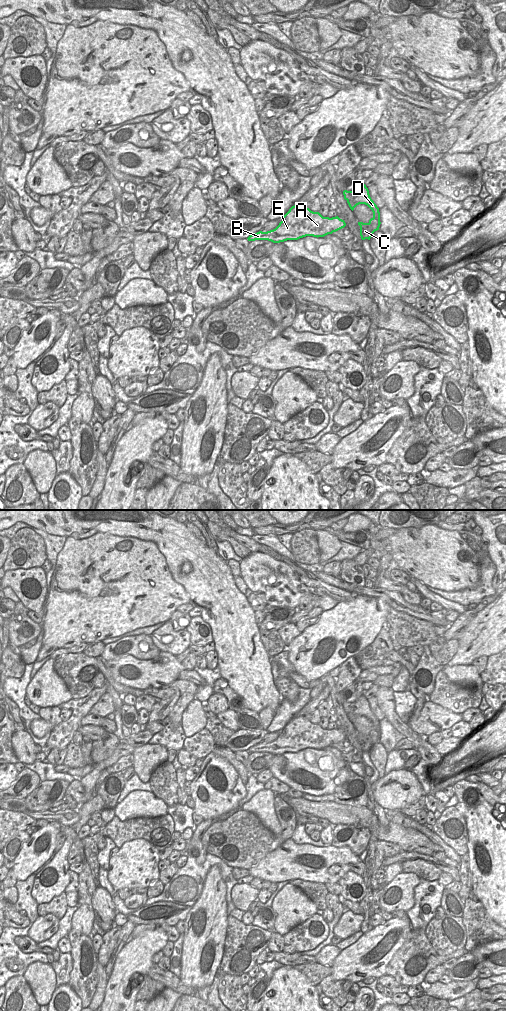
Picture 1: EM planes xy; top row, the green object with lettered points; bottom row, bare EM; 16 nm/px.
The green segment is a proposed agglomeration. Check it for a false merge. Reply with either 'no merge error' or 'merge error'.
merge error

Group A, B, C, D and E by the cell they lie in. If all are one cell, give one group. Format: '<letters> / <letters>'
A B C E / D

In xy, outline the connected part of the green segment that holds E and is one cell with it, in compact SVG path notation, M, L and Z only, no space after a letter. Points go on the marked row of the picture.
M299 204L292 206L283 216L279 225L270 231L259 231L250 235L248 241L268 240L280 243L287 240L298 240L306 236L324 237L346 226L344 220L336 217L323 217L319 212L313 212Z

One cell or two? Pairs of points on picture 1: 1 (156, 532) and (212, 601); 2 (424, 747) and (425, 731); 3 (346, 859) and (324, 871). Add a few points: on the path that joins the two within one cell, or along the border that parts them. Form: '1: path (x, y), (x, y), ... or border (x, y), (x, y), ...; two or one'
1: path (176, 542), (210, 575), (210, 581); one
2: border (406, 723), (414, 731), (425, 737); two
3: path (340, 860), (328, 865); one

